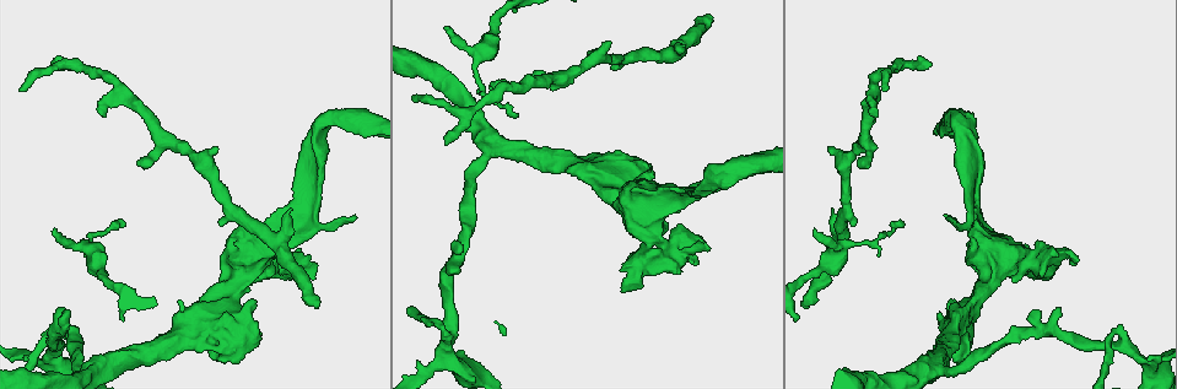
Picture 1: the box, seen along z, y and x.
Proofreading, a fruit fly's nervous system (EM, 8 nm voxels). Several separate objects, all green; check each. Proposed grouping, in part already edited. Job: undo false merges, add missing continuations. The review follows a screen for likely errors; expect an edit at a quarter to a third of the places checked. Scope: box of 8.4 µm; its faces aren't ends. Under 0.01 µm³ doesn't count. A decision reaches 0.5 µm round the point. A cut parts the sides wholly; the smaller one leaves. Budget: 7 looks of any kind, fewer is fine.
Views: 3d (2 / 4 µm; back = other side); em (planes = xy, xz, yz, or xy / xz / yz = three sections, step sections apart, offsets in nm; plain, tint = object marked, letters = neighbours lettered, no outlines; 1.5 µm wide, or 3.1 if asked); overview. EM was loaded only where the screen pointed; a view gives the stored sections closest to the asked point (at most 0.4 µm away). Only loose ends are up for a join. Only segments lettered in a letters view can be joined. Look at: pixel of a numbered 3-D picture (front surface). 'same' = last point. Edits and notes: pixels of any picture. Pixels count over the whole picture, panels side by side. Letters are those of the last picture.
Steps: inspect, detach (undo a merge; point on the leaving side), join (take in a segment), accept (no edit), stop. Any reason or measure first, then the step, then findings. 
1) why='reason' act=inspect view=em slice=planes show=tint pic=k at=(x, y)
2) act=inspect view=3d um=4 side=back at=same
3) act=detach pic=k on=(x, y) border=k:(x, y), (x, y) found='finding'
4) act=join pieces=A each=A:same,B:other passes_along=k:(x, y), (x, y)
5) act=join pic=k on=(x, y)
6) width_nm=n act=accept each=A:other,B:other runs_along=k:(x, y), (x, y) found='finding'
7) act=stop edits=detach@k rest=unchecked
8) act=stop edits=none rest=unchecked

why='free end' act=inspect view=em slice=planes show=letters pic=1 at=(52, 62)

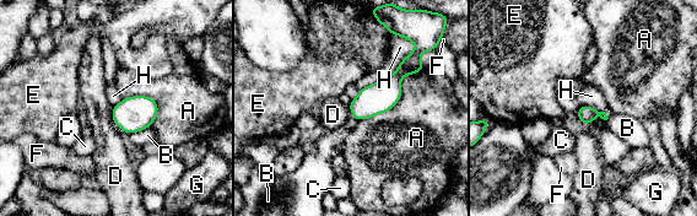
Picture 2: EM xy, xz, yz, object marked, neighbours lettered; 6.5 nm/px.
act=accept each=A:other,B:other,C:other,D:other,E:other,F:other,G:other,H:other found='no lettered segment goes on from it'

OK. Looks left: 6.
why='free end' act=inspect view=em slice=xy step=4 show=tint pic=1 at=(812, 234)

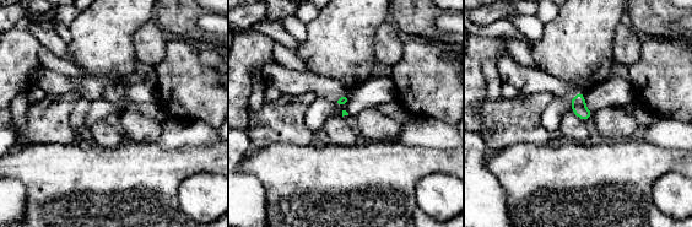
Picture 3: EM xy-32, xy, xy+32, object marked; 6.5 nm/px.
why='what lies round it' act=inspect view=em slice=xy step=4 show=letters at=same

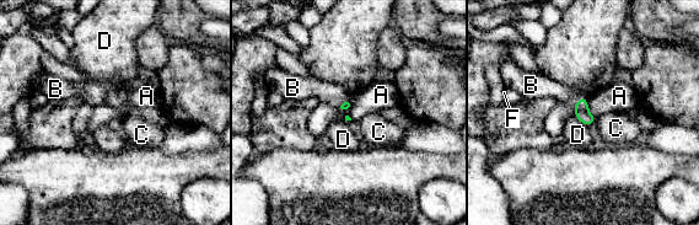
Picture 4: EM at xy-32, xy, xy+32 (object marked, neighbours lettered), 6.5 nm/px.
act=join pieces=B each=A:other,B:same,C:other,D:other,F:other found='the cell continues'

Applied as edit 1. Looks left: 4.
act=inspect view=overview

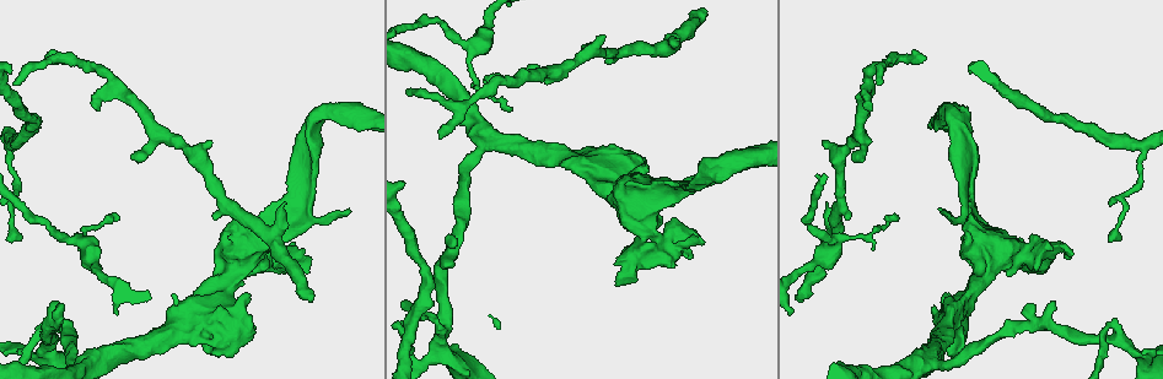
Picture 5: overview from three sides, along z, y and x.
why='free end' act=inspect view=3d um=2 pic=5 at=(704, 16)

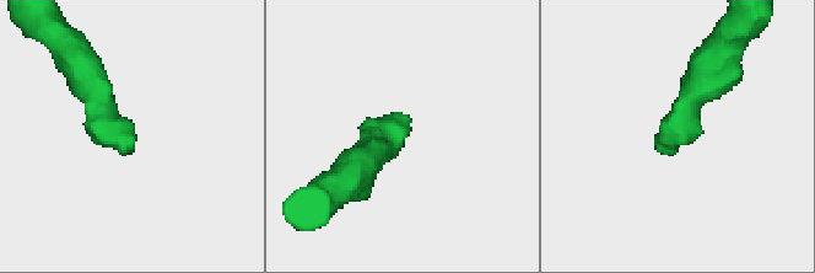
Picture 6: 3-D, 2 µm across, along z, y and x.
act=inspect view=em slice=xy step=8 show=letters pic=6 at=(125, 154)

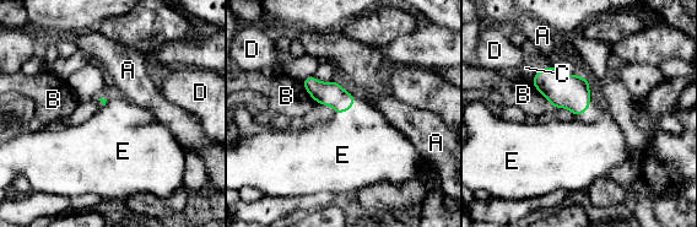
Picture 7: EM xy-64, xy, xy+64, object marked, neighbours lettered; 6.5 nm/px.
act=inspect view=em slice=planes show=letters at=same

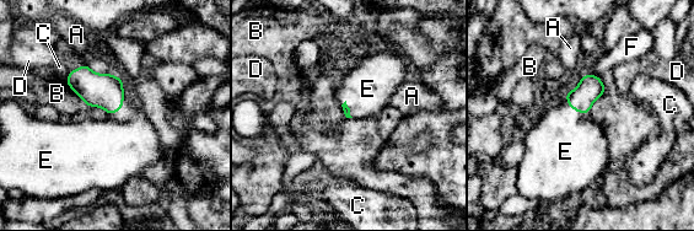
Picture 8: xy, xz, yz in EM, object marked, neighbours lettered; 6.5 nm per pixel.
longest_contact=B:220nm act=join pieces=E each=A:other,B:other,C:other,D:other,E:same,F:other found='it goes on there'

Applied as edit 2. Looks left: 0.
act=stop edits=join@4,join@8 rest=unchecked

